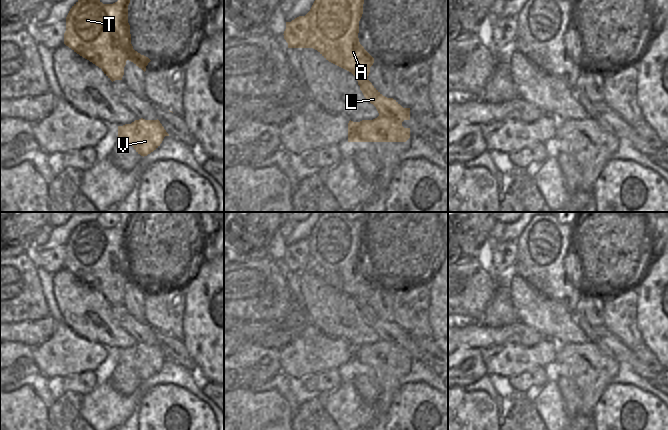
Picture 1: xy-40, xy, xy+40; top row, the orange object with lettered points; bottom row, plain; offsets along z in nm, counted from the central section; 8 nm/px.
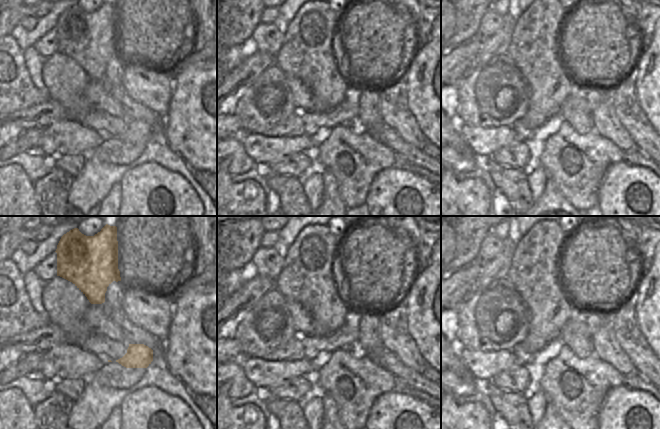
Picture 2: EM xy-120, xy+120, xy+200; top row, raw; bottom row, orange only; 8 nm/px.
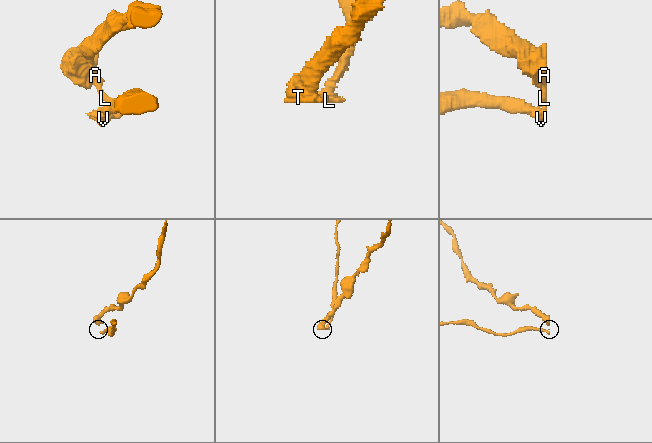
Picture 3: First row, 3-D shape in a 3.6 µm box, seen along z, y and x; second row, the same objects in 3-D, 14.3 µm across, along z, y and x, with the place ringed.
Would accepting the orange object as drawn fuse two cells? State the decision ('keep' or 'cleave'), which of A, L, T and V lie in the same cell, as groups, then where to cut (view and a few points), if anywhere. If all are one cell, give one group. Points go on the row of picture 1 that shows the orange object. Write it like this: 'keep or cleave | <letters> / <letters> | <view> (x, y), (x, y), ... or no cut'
cleave | A T / L V | xy (367, 79), (360, 88)

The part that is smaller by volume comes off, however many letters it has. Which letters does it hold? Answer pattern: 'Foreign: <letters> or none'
Foreign: L, V

